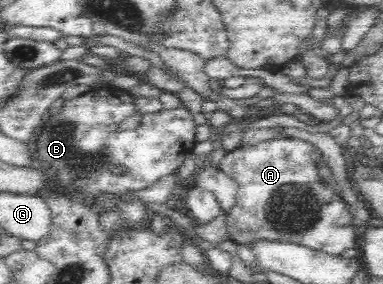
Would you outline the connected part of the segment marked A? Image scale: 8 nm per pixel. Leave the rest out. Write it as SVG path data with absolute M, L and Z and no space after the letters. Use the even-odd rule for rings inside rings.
M275 137L255 144L242 144L227 153L220 161L220 170L238 183L235 203L229 211L227 232L230 240L240 246L256 240L283 241L341 256L343 251L356 249L357 235L354 228L354 209L340 196L340 191L322 180L319 166L327 164L322 152L304 139Z

